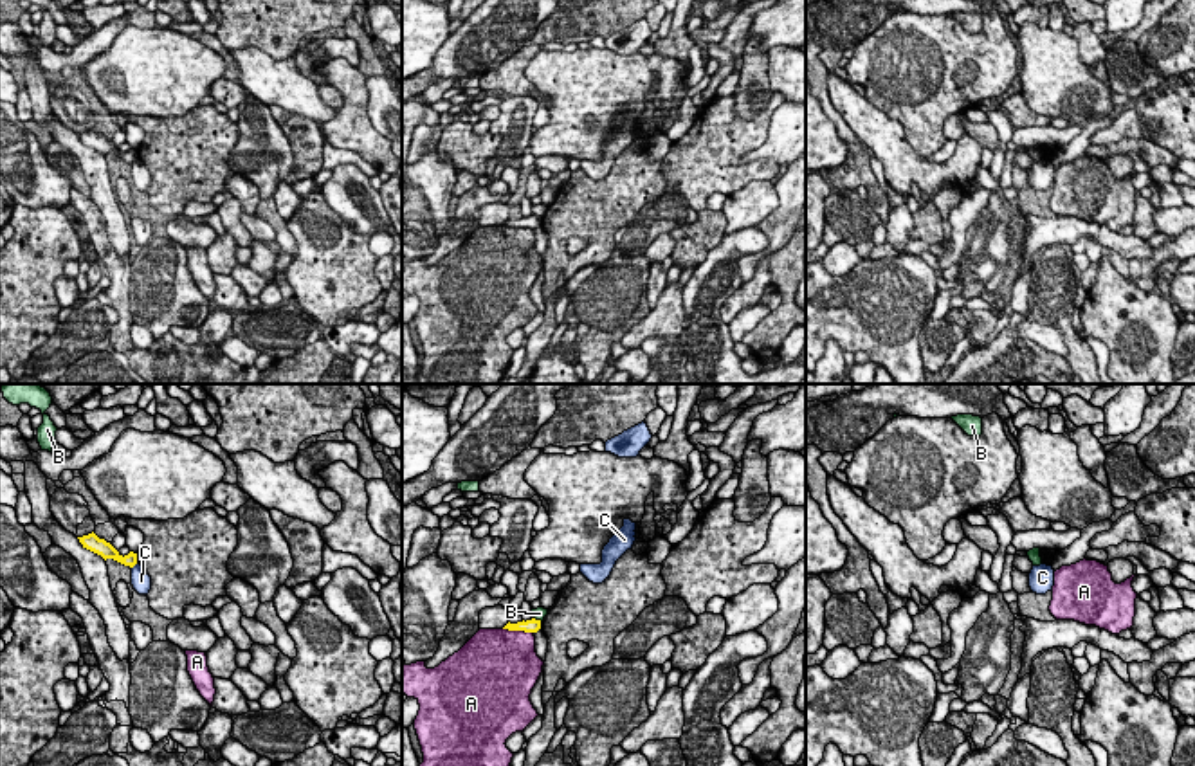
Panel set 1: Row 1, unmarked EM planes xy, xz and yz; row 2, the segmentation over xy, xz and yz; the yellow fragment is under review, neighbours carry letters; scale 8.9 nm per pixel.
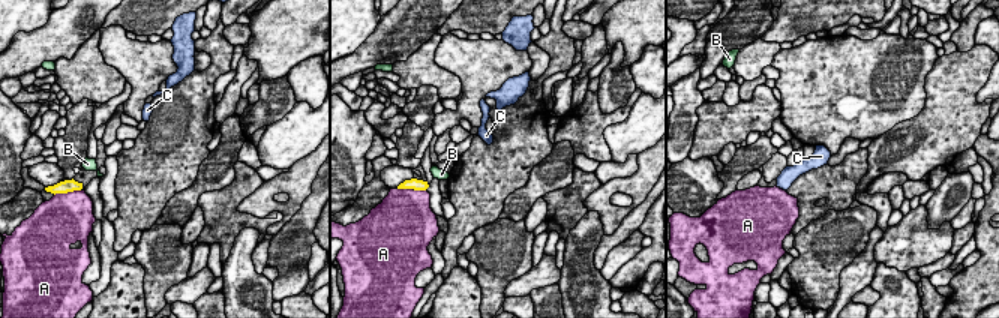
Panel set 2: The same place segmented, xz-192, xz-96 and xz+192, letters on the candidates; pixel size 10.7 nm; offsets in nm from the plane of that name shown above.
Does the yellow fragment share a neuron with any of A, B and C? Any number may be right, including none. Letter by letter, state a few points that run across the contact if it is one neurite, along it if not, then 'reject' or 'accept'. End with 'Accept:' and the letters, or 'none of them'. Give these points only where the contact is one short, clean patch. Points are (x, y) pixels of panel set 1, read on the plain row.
A: reject
B: reject
C: xy (137, 159), (132, 164) | reject
Accept: none of them

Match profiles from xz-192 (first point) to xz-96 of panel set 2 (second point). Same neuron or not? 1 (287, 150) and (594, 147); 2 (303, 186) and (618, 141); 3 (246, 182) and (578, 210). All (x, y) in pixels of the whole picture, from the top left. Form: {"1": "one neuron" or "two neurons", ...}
{"1": "two neurons", "2": "two neurons", "3": "one neuron"}

